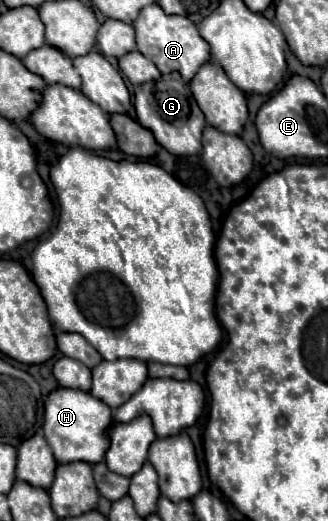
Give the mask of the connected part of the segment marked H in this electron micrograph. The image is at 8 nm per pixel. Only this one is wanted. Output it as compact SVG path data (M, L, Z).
M57 388L45 400L43 432L57 462L85 460L89 464L95 464L103 460L103 454L109 448L109 440L105 432L111 420L113 420L111 408L105 402L93 398L89 392L81 392L73 388Z

